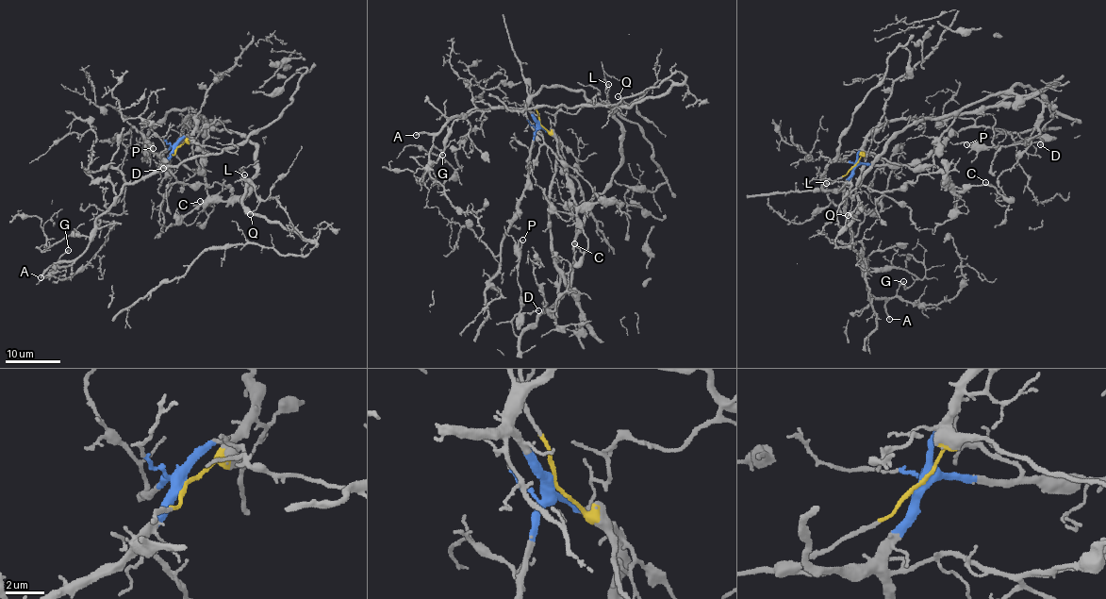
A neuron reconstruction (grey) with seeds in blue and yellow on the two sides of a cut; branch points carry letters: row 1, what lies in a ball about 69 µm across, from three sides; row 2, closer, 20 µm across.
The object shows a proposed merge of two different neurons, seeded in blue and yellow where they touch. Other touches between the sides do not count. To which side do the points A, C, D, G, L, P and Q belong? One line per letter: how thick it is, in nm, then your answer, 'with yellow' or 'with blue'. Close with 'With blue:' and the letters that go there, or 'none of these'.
A: 240 nm | with blue
C: 150 nm | with yellow
D: 140 nm | with yellow
G: 150 nm | with blue
L: 130 nm | with yellow
P: 120 nm | with yellow
Q: 120 nm | with yellow
With blue: A, G

